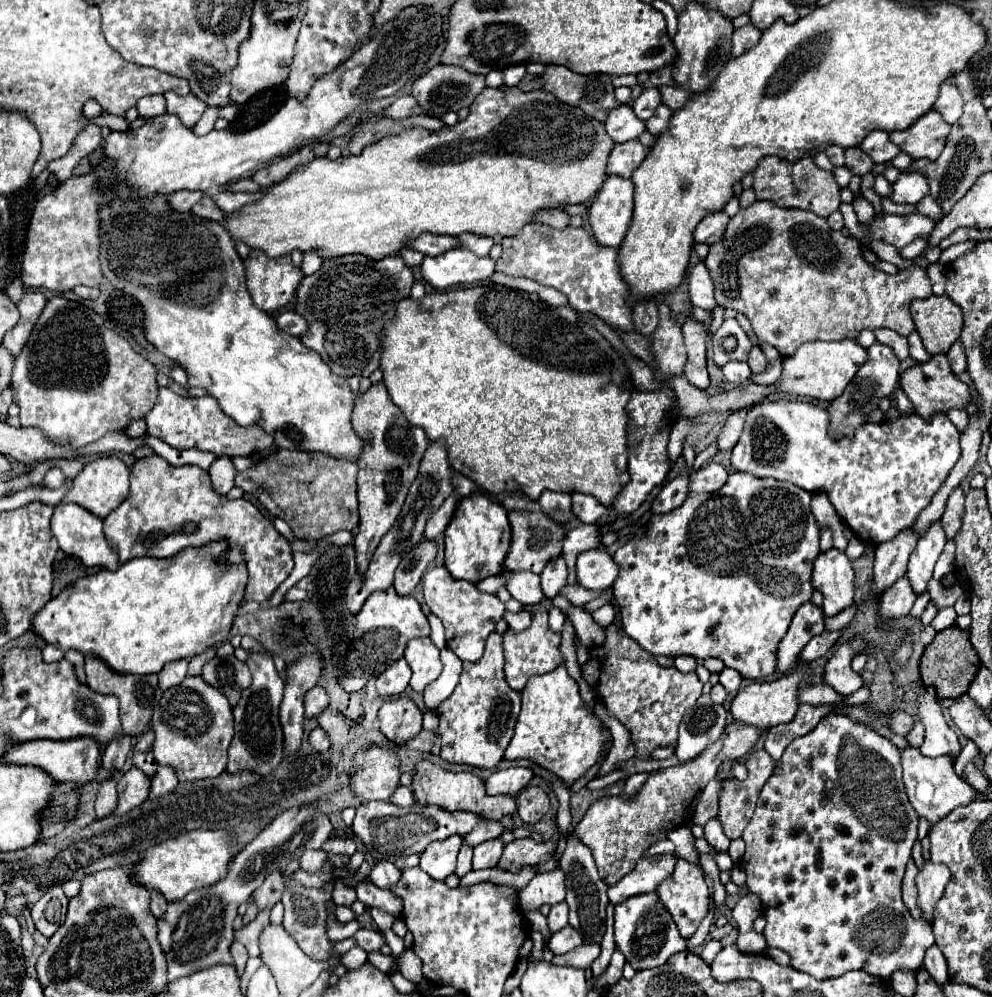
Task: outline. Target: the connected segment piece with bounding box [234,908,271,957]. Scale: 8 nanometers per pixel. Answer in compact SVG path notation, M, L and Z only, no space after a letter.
M265 908L259 912L254 921L234 933L234 941L242 942L247 948L250 957L260 956L259 934L269 924L270 912L271 908Z

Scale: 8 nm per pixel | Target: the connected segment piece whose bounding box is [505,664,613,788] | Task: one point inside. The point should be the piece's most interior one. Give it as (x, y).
(556, 729)

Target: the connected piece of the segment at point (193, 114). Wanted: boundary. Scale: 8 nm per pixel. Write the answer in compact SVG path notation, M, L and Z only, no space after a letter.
M165 92L163 94L167 100L167 112L179 116L179 120L187 126L193 128L197 124L197 120L203 116L207 104L201 102L195 94L187 94L187 96L179 96L175 92Z

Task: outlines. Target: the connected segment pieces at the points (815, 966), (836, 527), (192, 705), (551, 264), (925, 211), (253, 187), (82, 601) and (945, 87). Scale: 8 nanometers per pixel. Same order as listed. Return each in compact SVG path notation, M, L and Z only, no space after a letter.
M829 714L825 716L809 734L795 738L783 752L781 760L781 774L777 778L769 778L767 784L761 790L757 808L753 812L753 818L749 820L743 840L747 844L747 850L739 862L739 866L747 874L747 888L751 894L759 896L763 906L763 916L767 918L767 926L763 930L767 944L773 948L781 948L789 954L789 966L811 974L819 980L823 978L835 978L849 970L865 970L877 978L887 980L897 968L919 968L925 956L925 950L935 944L933 930L925 920L915 920L909 910L905 908L901 900L901 884L905 876L907 862L911 860L913 844L917 842L917 814L913 806L907 800L903 782L901 782L901 760L899 750L883 736L879 736L875 730L871 730L867 724L853 722L849 716L843 714Z
M825 492L813 494L811 510L813 510L813 514L815 514L815 518L817 518L817 524L819 524L821 528L825 528L825 526L831 526L831 528L833 528L833 544L835 544L835 548L845 550L845 548L847 548L847 542L849 542L849 540L845 538L845 534L843 534L845 524L843 524L843 520L839 518L839 514L835 512L835 508L831 506L831 502L829 502L829 498L827 498Z
M187 676L179 686L167 690L155 708L151 726L155 730L155 760L173 766L181 782L217 778L227 768L227 750L235 734L233 708L227 698L203 678Z
M527 224L517 236L511 238L503 238L503 254L497 260L497 272L505 272L511 276L523 276L523 278L531 278L543 286L555 288L559 292L563 292L569 300L569 306L573 306L577 312L583 314L595 314L597 318L601 318L605 324L609 324L615 330L621 332L633 332L633 308L629 302L629 288L621 276L621 268L617 262L617 250L611 248L603 248L595 242L591 242L591 236L587 234L585 228L573 228L567 226L565 230L555 230L551 226L545 224Z
M927 196L925 200L921 200L921 202L917 204L917 208L919 208L919 214L931 218L933 222L937 222L937 220L943 218L943 216L941 216L941 208L939 208L933 200L929 200L929 196Z
M241 178L239 182L233 182L233 184L229 186L231 192L257 192L259 188L261 188L261 186L255 184L251 178Z
M215 542L215 544L209 544L209 546L203 546L203 548L187 548L187 550L181 550L177 556L169 558L169 560L157 560L157 558L133 558L125 564L121 564L115 572L111 570L101 570L97 574L91 574L91 576L85 576L85 578L79 578L75 586L71 586L69 590L63 590L57 598L51 598L49 604L45 604L45 608L41 608L41 612L37 612L37 616L33 616L33 632L37 636L41 636L47 644L55 644L67 652L67 650L79 650L81 654L93 654L95 658L103 660L113 672L119 672L119 674L157 674L161 672L163 664L171 662L171 660L181 660L181 658L191 658L191 656L197 656L201 652L205 652L207 648L211 648L213 644L221 642L229 630L231 630L231 624L233 624L233 618L235 618L235 612L239 610L241 606L241 600L243 600L243 594L245 594L245 584L247 584L247 568L245 564L239 564L239 566L221 566L215 562L215 556L219 556L223 550L225 550L225 542Z
M943 82L941 84L941 92L939 92L939 98L935 102L935 110L941 112L943 120L949 122L949 124L955 124L959 120L959 116L963 114L963 96L961 92L957 90L957 86L949 84L949 82Z

